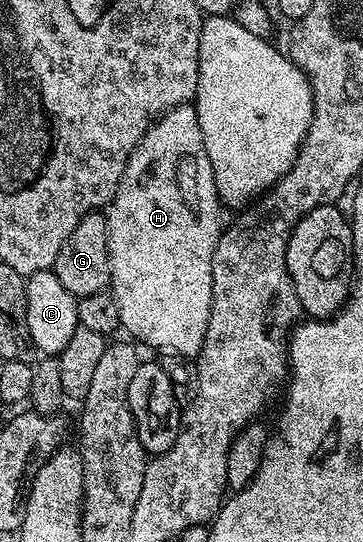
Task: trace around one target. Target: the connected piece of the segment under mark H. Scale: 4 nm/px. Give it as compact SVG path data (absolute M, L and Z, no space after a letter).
M196 104L166 109L130 153L119 187L107 206L109 289L119 307L121 329L129 332L134 342L182 359L196 358L201 352L213 302L213 256L223 228L221 212Z

